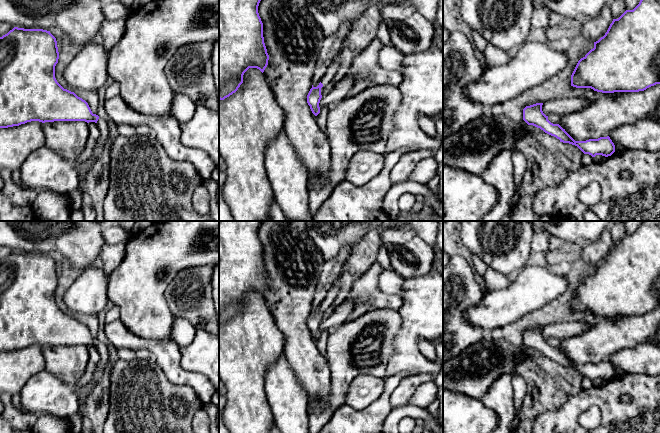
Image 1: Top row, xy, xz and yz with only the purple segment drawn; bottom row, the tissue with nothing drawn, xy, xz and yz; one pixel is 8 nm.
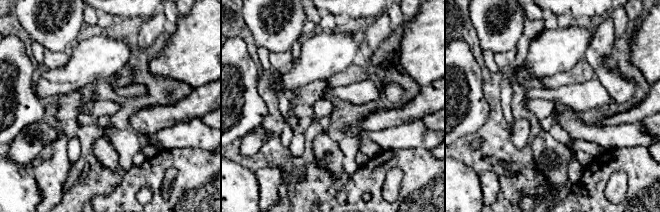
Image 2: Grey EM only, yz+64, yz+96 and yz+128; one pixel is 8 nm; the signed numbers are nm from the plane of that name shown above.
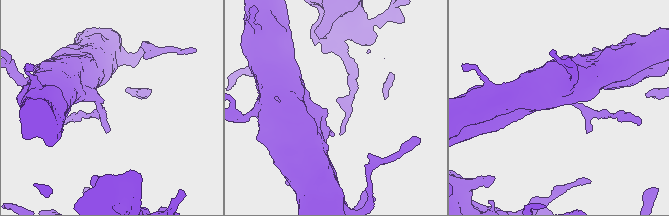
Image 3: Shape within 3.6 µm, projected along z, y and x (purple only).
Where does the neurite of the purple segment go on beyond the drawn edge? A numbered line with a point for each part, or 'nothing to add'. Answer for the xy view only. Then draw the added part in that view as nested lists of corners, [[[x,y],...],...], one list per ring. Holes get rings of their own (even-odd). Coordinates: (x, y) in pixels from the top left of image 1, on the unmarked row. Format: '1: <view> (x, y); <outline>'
1: xy (84, 391); [[[99,342],[96,348],[101,356],[101,360],[94,373],[93,379],[89,381],[86,386],[82,386],[79,388],[77,393],[78,399],[86,398],[92,392],[94,386],[96,385],[100,377],[105,373],[105,367],[109,361],[108,347],[105,343]]]

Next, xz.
1: xz (335, 286); [[[341,272],[338,278],[333,283],[331,283],[331,288],[327,291],[326,297],[320,304],[323,309],[328,308],[334,302],[340,289],[340,277],[341,277]]]

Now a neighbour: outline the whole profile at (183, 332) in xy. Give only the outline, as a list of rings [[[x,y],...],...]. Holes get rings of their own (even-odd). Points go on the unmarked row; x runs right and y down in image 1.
[[[175,317],[171,329],[171,340],[173,340],[179,347],[188,346],[192,343],[196,328],[188,320],[180,317]]]

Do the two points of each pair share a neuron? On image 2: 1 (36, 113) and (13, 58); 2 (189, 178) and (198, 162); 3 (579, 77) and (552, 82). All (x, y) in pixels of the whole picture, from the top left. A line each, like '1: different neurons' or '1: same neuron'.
1: same neuron
2: same neuron
3: same neuron

